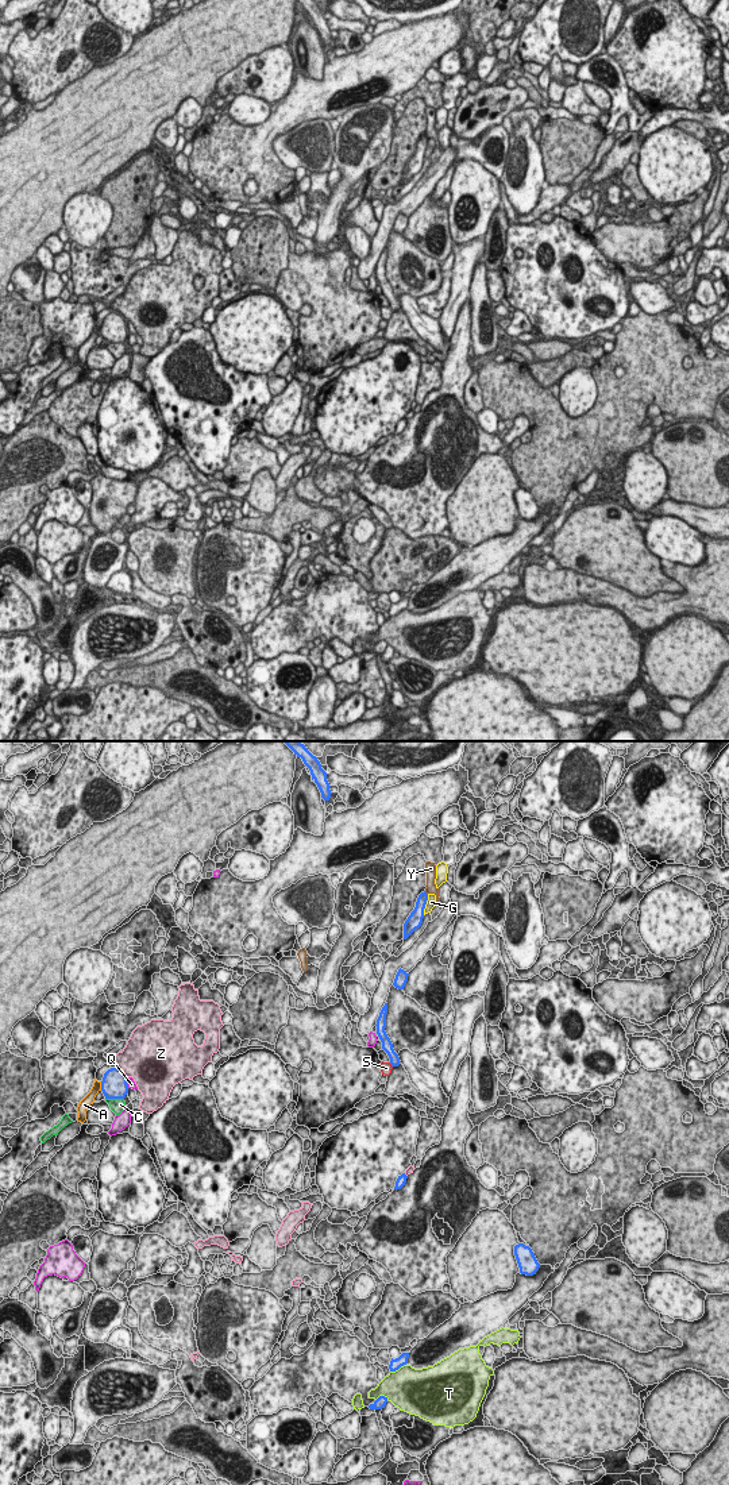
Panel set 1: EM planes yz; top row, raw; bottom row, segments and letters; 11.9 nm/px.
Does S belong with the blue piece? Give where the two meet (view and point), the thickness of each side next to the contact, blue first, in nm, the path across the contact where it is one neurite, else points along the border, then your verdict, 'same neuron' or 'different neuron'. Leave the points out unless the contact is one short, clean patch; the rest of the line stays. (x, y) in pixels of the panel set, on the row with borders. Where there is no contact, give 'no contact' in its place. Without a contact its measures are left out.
yz (392, 1065) | 130/130 nm | along yz (389, 1063), (392, 1067) | different neuron

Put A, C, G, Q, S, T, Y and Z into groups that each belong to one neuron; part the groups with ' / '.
A / C / G / Q / S / T / Y / Z

